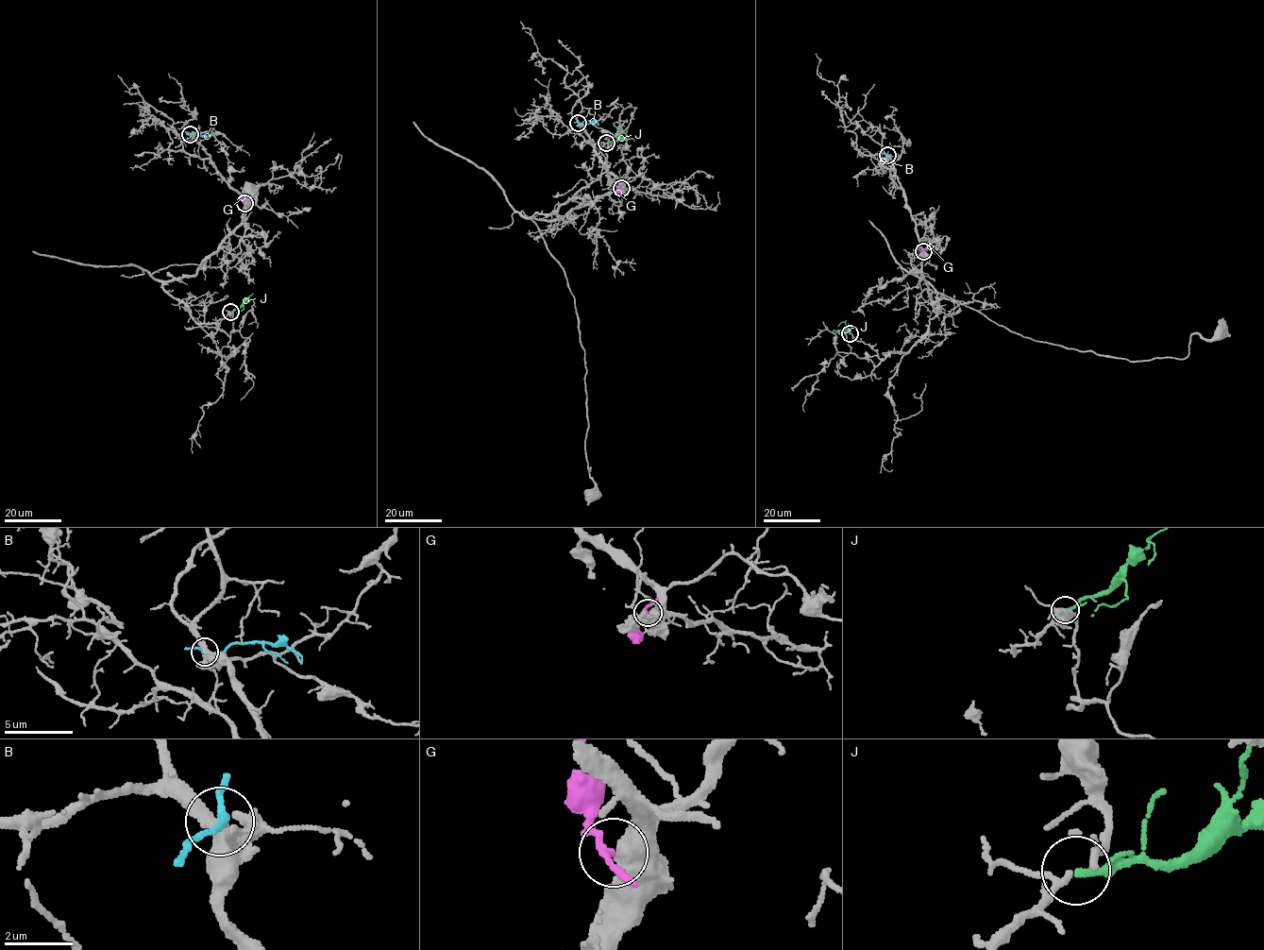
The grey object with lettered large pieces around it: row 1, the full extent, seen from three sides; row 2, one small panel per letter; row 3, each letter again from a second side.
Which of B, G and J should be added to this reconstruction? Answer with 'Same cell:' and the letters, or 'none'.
Same cell: J

